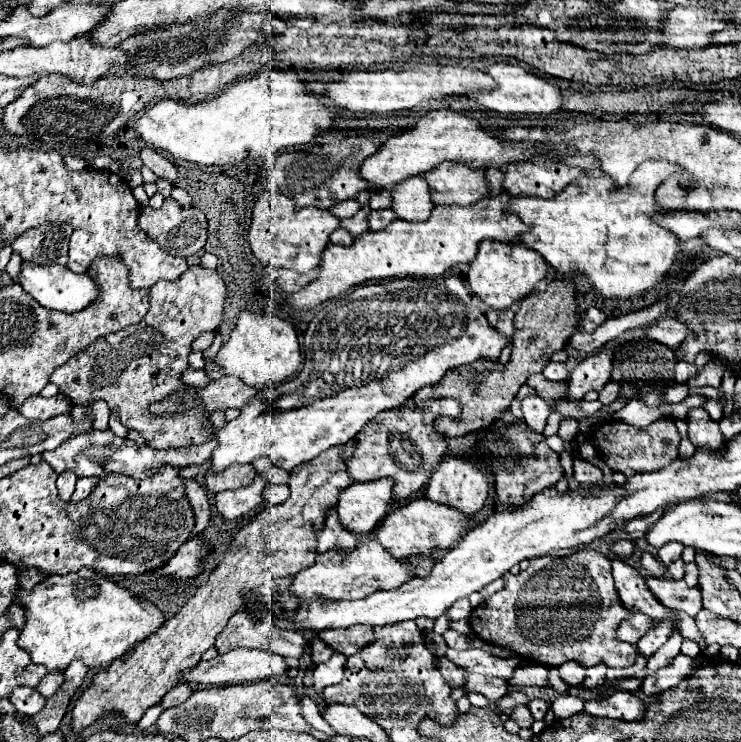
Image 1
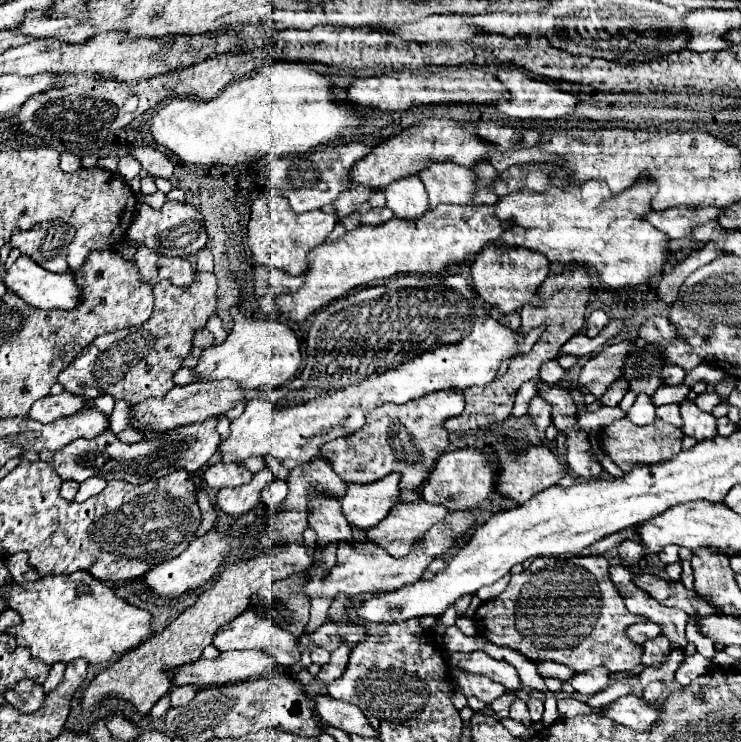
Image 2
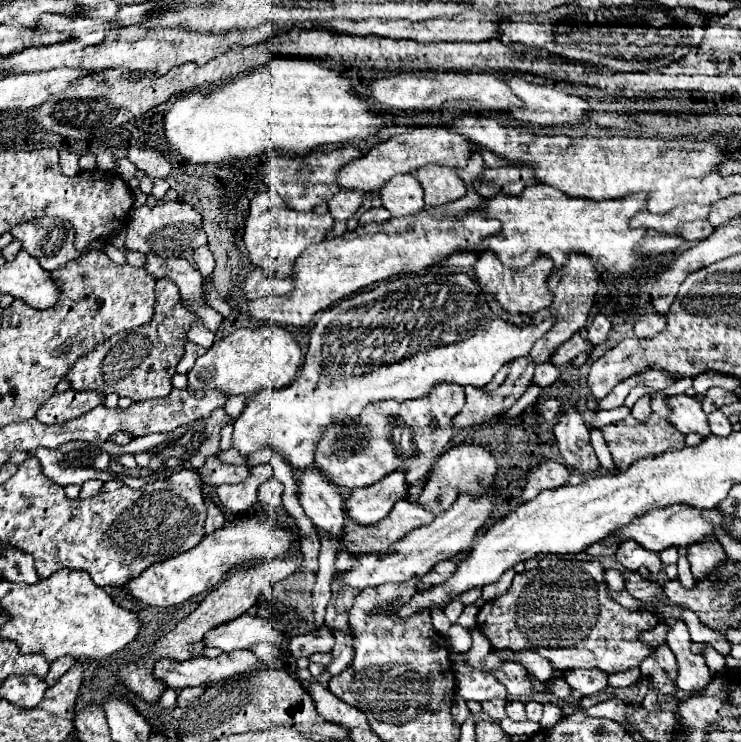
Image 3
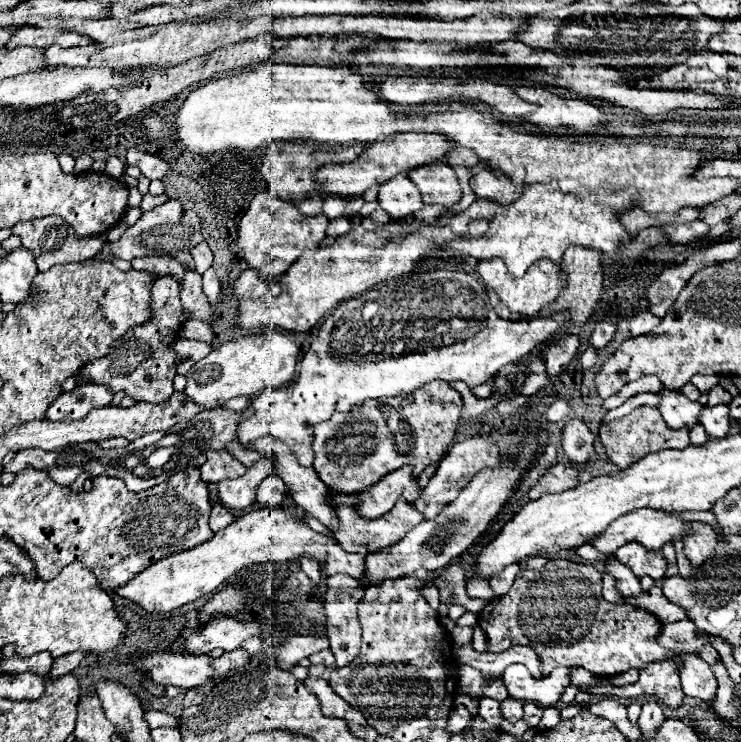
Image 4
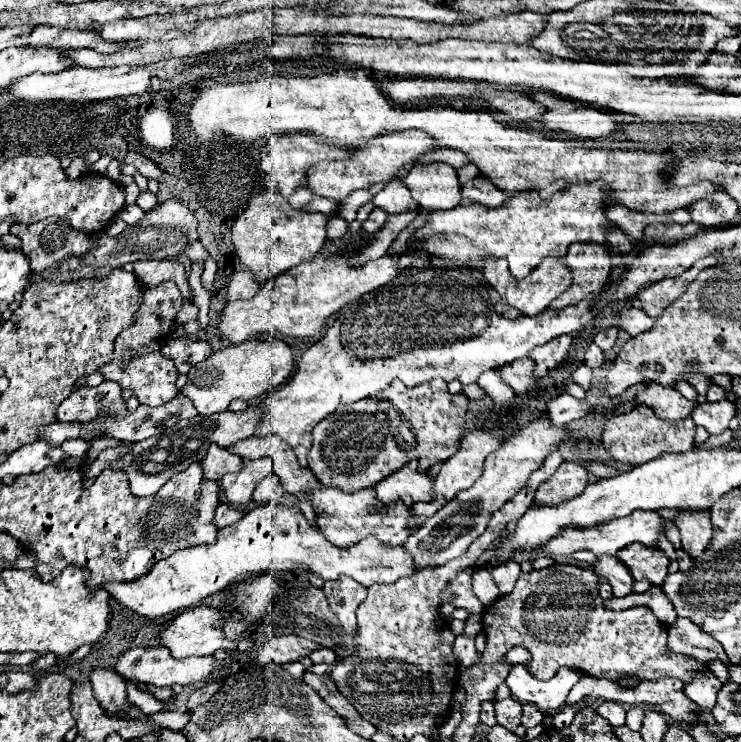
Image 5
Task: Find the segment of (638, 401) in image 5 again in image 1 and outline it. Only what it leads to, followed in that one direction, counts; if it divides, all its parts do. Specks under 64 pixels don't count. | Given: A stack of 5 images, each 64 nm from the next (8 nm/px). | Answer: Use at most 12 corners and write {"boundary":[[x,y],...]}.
{"boundary":[[690,408],[688,438],[696,448],[724,448],[724,436],[704,408]]}

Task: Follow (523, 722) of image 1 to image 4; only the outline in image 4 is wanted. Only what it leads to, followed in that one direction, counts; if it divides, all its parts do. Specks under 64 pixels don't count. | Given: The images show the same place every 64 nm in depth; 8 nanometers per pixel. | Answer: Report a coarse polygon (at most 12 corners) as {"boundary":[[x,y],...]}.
{"boundary":[[506,698],[500,702],[502,718],[522,720],[522,702]]}

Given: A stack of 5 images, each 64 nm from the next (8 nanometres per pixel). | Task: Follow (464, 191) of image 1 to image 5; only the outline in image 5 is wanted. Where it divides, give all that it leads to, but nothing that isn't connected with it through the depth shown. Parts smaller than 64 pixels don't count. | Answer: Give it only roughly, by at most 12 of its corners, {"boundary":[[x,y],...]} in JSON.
{"boundary":[[444,162],[404,176],[424,210],[460,204],[456,170]]}

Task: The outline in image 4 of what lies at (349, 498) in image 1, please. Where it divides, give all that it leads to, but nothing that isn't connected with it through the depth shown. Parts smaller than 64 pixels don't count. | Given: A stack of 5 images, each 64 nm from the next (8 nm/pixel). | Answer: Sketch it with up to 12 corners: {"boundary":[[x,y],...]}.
{"boundary":[[412,468],[390,472],[360,492],[358,512],[370,520],[398,498],[414,502],[406,488],[420,488]]}

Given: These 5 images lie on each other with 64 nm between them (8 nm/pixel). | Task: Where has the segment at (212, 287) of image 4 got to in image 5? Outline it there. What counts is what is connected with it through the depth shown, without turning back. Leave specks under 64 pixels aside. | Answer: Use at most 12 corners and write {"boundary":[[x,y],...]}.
{"boundary":[[209,255],[201,277],[203,287],[213,292],[217,265]]}

